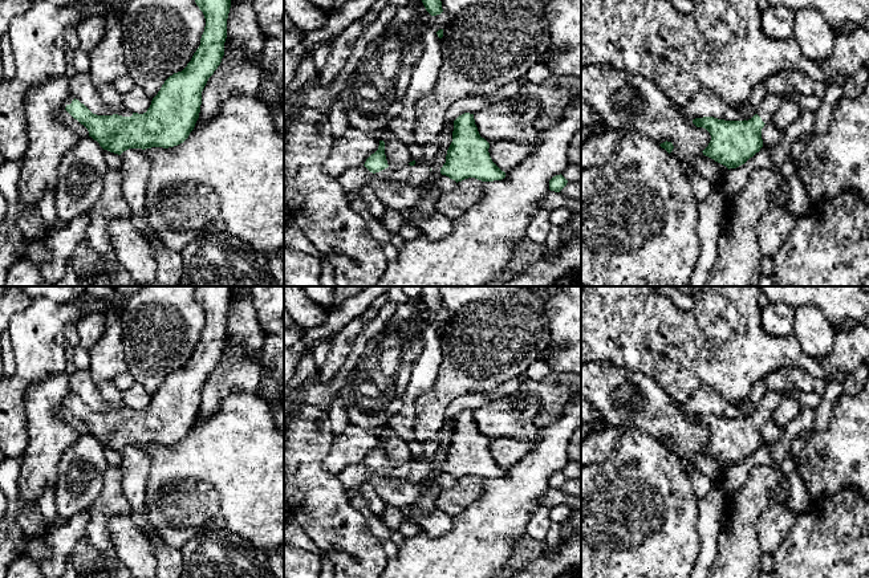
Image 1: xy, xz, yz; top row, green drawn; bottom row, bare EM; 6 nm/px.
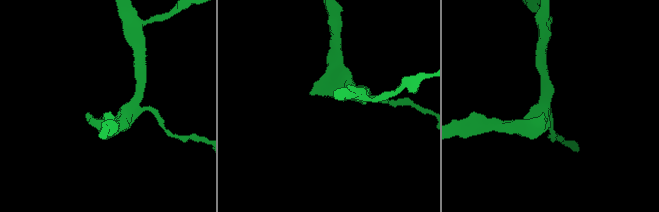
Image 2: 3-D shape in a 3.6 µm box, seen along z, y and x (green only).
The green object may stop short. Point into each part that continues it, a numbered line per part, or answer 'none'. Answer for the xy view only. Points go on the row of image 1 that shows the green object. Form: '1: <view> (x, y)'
1: xy (124, 112)

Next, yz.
1: yz (771, 104)

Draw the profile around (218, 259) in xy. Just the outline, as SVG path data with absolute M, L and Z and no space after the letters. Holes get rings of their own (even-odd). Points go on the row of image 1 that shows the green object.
M223 232L204 233L182 251L182 286L280 286L272 276L268 259L245 241Z

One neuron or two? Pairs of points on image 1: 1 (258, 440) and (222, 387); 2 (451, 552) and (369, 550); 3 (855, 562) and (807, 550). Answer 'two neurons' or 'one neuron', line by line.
1: two neurons
2: two neurons
3: one neuron

